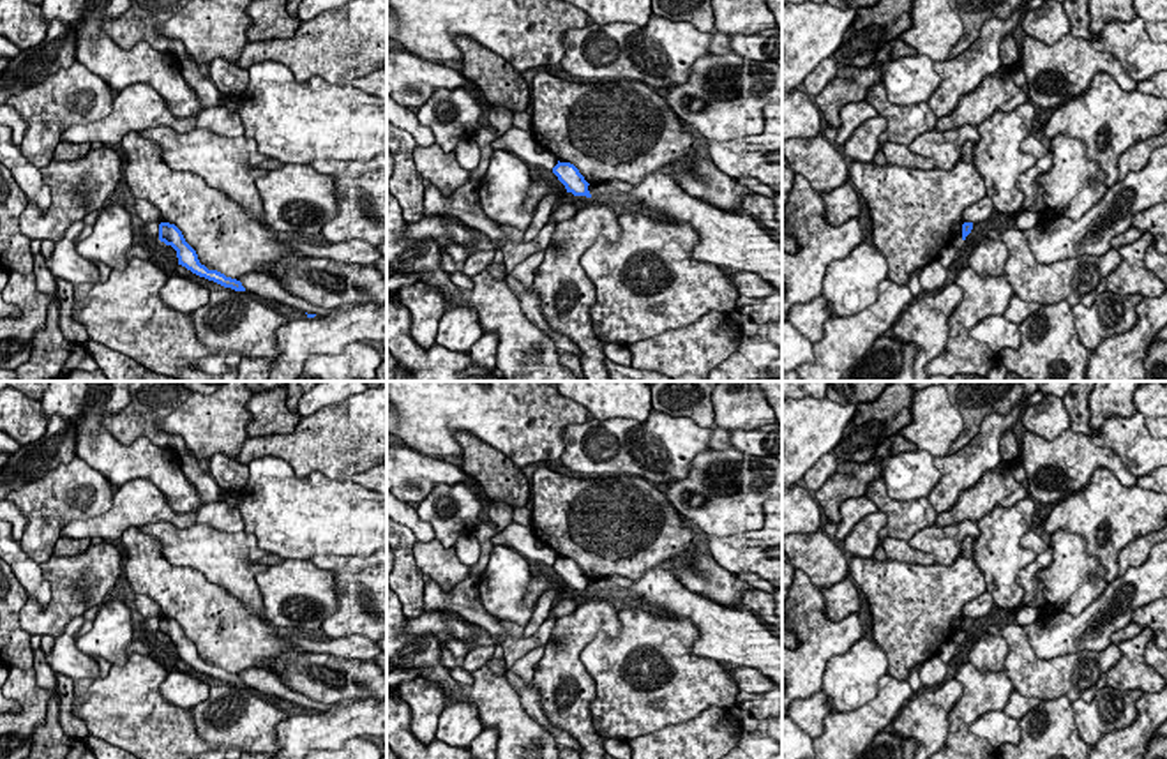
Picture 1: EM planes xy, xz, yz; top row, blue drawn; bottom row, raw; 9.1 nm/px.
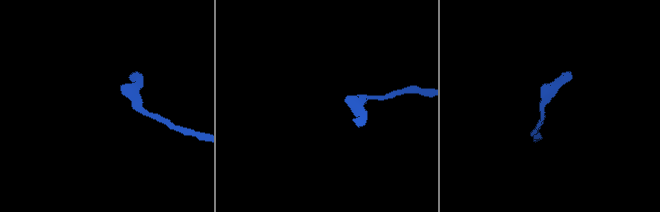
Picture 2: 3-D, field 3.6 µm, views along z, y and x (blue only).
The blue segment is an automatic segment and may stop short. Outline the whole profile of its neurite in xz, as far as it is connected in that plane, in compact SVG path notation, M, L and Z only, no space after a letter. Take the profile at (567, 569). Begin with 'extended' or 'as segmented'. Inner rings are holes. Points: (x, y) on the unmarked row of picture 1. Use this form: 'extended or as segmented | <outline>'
as segmented | M558 556L558 560L553 563L553 568L565 581L567 588L572 588L574 591L591 593L588 586L590 579L574 560Z

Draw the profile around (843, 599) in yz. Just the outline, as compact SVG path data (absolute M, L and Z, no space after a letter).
M851 577L821 590L826 602L826 616L832 621L840 621L849 614L860 614L860 593L858 586Z

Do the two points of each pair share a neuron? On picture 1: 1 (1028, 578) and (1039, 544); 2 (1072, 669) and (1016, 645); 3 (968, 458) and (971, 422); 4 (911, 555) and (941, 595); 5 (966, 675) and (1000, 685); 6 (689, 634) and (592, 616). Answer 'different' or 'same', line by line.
1: same
2: same
3: different
4: different
5: same
6: different

